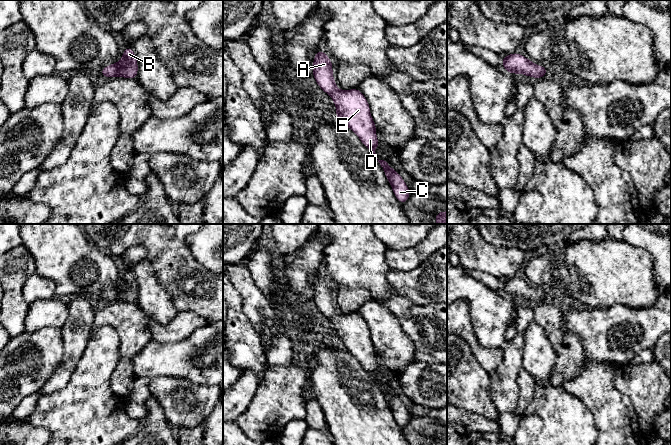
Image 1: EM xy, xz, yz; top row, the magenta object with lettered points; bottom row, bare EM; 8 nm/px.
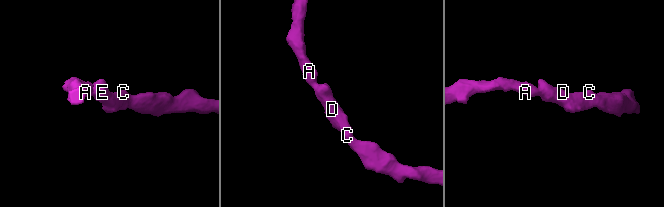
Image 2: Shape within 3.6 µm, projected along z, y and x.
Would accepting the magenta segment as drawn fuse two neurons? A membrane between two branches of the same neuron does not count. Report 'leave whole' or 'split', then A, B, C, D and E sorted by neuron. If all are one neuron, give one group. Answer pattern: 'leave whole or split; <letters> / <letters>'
leave whole; A B C D E

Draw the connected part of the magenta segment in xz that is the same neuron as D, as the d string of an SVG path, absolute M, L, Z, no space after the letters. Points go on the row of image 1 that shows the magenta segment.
M319 49L313 59L313 78L319 87L333 99L336 105L336 118L350 128L377 158L375 151L379 140L368 101L358 88L338 90L333 78L333 66L328 55Z

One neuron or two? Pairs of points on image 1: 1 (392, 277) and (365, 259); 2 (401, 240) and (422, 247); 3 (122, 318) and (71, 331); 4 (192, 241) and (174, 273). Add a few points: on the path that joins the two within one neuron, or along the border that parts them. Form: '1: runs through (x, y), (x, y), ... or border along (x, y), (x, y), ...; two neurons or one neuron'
1: border along (389, 270), (387, 282), (398, 295); two neurons
2: border along (428, 234), (421, 241), (410, 247), (392, 249); two neurons
3: border along (95, 312), (91, 329); two neurons
4: border along (187, 234), (185, 243), (191, 255), (202, 266); two neurons

